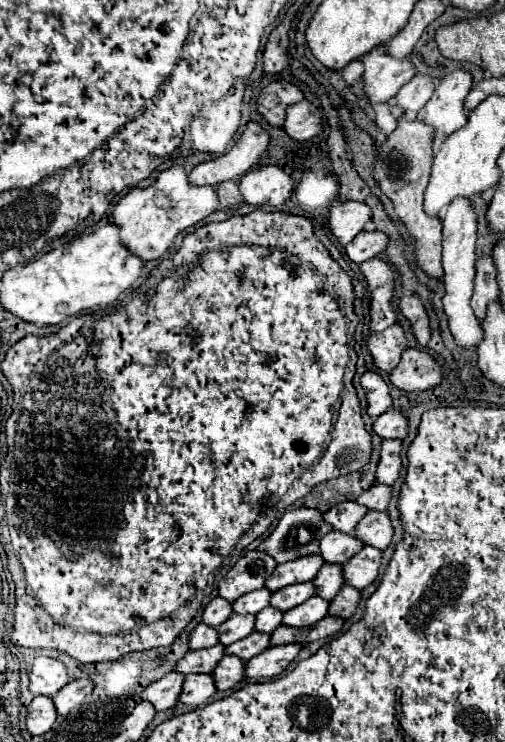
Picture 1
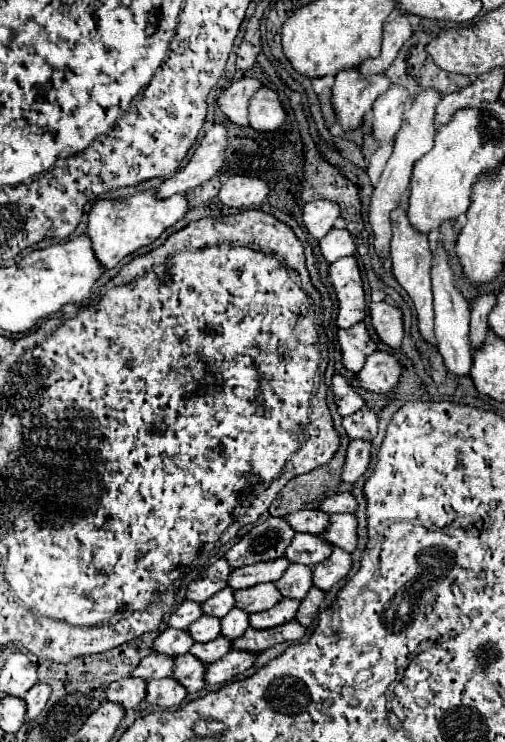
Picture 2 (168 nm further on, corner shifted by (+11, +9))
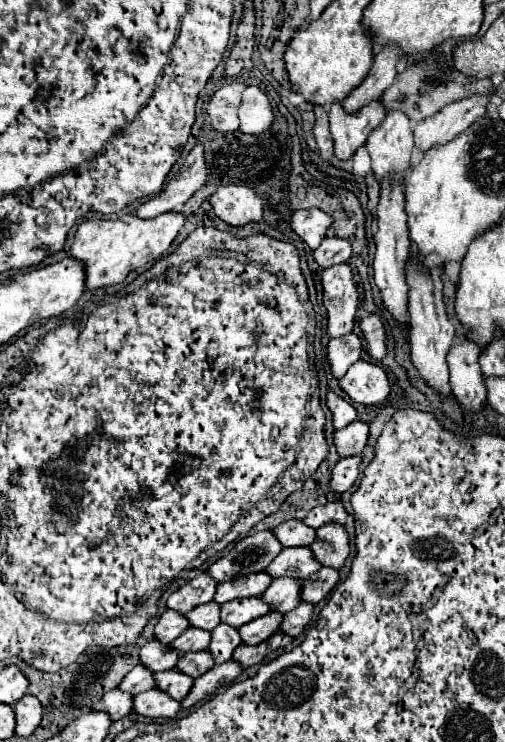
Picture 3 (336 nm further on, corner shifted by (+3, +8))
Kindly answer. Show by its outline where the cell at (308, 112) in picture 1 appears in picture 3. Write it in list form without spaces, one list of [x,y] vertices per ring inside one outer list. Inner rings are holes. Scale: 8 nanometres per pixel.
[[[249,86],[243,92],[239,118],[241,118],[241,132],[245,134],[263,134],[275,122],[271,100],[259,86]]]

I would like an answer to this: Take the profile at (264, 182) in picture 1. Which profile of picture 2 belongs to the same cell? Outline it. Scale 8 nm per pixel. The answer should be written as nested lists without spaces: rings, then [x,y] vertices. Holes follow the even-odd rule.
[[[233,175],[219,189],[219,201],[229,209],[247,209],[265,201],[269,187],[265,181],[255,177]]]

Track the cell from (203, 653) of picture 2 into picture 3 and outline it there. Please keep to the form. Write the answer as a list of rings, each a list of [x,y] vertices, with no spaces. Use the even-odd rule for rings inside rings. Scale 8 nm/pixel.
[[[199,650],[199,652],[189,652],[189,654],[181,654],[179,662],[177,662],[177,670],[199,678],[201,674],[205,674],[209,668],[213,668],[213,654],[209,654],[209,650]]]

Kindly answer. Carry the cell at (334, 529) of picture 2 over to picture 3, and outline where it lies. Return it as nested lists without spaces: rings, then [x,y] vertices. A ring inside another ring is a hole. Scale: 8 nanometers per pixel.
[[[325,524],[317,530],[317,540],[309,546],[323,566],[343,568],[349,556],[349,534],[343,524]]]

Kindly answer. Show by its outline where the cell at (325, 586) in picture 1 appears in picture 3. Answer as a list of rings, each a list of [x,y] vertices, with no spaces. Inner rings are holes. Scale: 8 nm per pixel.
[[[275,578],[271,586],[261,594],[271,610],[291,612],[301,602],[301,580],[299,578]]]

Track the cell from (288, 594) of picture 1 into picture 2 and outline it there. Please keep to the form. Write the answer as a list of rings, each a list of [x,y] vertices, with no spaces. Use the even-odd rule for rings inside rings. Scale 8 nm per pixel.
[[[265,583],[265,585],[255,585],[249,589],[239,589],[235,593],[235,607],[247,613],[259,613],[259,611],[271,609],[281,599],[283,597],[281,593],[277,593],[277,587],[273,583]]]

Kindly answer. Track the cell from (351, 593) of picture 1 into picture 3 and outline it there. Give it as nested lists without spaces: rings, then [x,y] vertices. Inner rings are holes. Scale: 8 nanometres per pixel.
[[[301,602],[293,612],[285,614],[285,620],[281,624],[281,632],[285,634],[293,634],[293,636],[299,636],[305,626],[311,622],[311,616],[313,616],[313,604],[311,602]]]

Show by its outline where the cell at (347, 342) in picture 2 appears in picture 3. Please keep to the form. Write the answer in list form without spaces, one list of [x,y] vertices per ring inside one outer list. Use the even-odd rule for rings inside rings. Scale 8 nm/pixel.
[[[345,334],[341,338],[331,338],[327,346],[327,356],[331,364],[331,372],[335,378],[343,378],[349,370],[349,366],[357,360],[361,360],[365,348],[359,336]]]

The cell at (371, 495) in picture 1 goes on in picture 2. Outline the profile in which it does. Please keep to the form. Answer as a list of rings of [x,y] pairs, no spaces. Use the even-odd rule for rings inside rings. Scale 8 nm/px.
[[[337,493],[337,495],[331,495],[331,497],[323,499],[319,509],[329,513],[329,515],[333,515],[333,513],[355,513],[357,501],[351,493]]]

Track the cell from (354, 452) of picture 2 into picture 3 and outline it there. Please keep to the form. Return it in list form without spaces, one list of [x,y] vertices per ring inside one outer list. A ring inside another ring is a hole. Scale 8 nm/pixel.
[[[359,456],[339,460],[337,466],[333,468],[333,474],[331,474],[331,490],[333,492],[349,490],[355,484],[357,476],[359,476],[359,466],[361,466]]]

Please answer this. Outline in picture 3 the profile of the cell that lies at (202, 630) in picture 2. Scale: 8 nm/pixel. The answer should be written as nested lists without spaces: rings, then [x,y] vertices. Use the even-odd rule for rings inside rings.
[[[191,626],[189,630],[185,630],[185,634],[181,634],[179,638],[175,638],[171,642],[171,648],[179,650],[179,652],[205,650],[205,648],[209,648],[209,638],[211,638],[209,630],[197,630]]]

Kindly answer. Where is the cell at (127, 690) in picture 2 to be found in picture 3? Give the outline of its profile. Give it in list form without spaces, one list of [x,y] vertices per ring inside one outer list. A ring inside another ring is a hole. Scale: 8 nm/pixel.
[[[119,688],[109,690],[107,694],[103,694],[101,700],[93,702],[93,710],[105,710],[111,714],[113,720],[121,720],[133,710],[133,694],[123,692]]]

